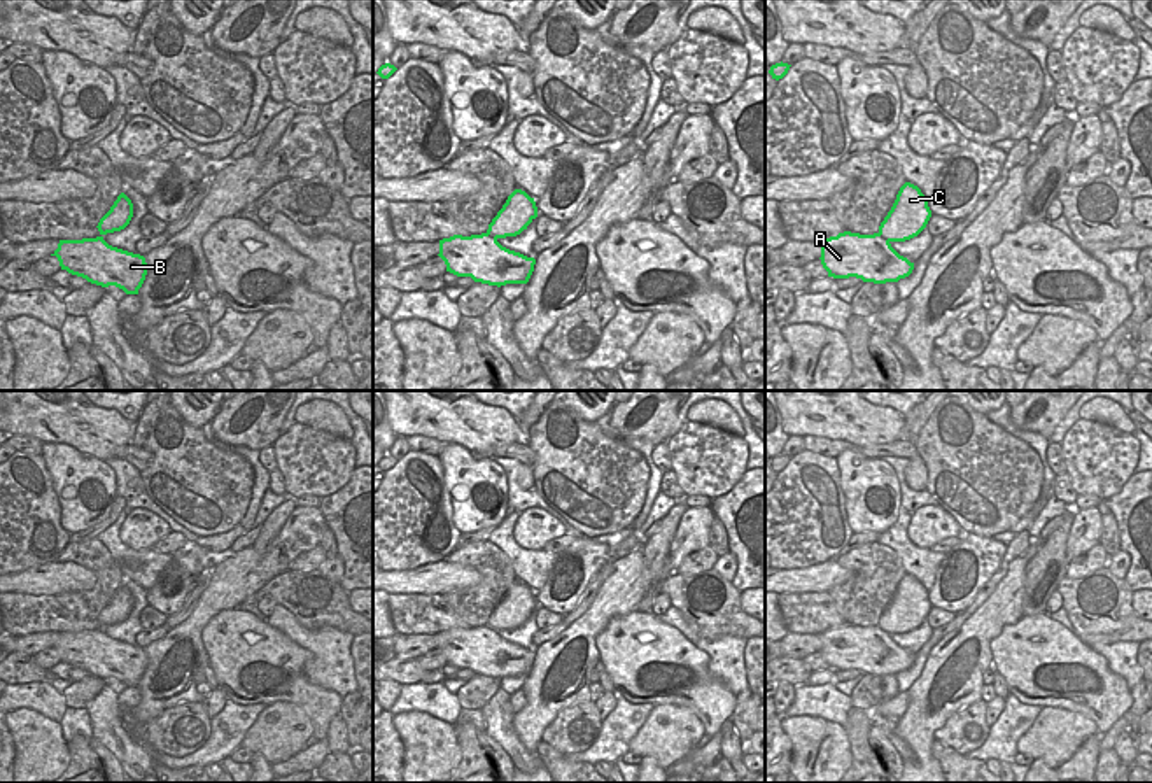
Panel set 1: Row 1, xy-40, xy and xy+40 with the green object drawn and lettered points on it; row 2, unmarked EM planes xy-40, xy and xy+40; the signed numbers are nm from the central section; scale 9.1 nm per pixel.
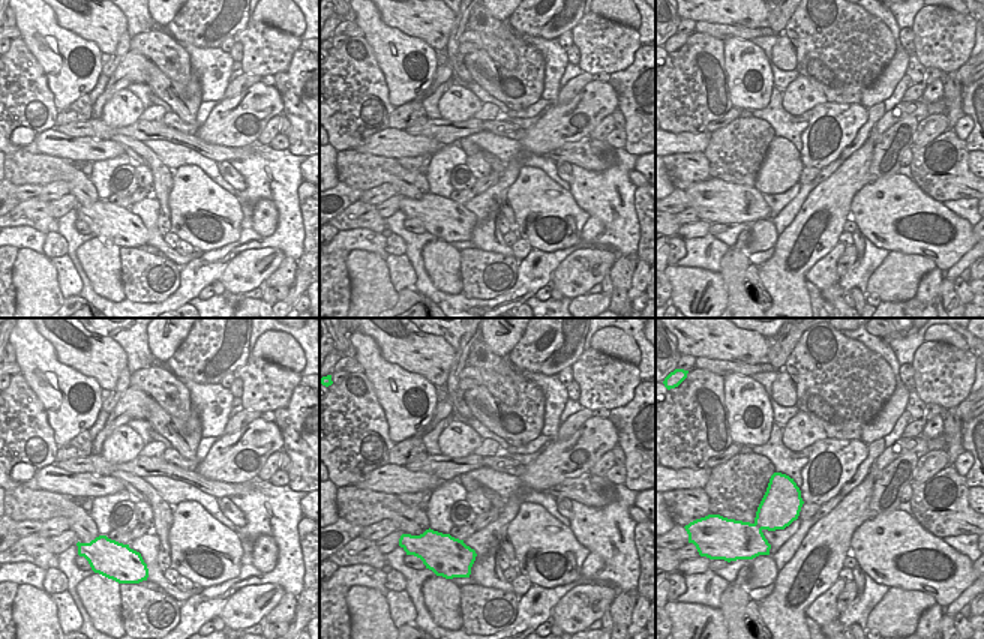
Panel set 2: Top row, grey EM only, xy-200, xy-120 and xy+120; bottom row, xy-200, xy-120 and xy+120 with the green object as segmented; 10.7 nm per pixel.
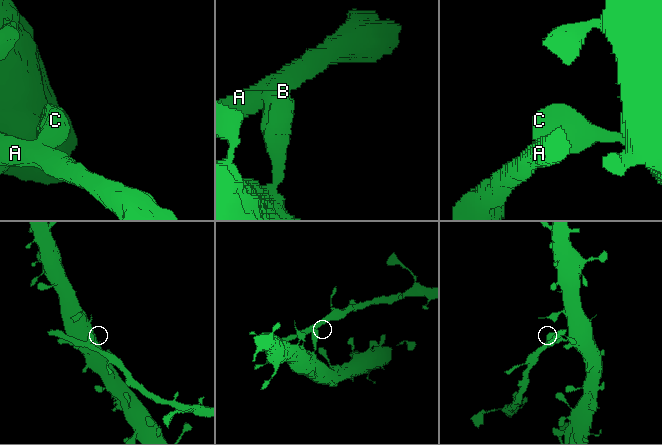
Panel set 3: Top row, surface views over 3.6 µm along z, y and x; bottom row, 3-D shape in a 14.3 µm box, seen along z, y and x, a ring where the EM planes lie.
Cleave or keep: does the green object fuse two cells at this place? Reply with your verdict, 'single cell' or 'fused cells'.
fused cells

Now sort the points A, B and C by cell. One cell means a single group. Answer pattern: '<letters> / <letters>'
A B / C

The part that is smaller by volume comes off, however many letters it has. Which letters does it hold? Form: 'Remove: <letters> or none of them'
Remove: A, B

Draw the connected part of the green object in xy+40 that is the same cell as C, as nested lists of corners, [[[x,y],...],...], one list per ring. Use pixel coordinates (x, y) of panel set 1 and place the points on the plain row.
[[[905,575],[896,592],[879,618],[879,627],[888,634],[905,634],[917,629],[928,617],[931,603],[921,582]]]

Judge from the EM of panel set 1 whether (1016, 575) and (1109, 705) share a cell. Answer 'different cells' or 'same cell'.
different cells

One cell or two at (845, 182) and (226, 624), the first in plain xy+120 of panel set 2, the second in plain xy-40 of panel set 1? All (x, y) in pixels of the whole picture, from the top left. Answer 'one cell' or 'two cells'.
two cells

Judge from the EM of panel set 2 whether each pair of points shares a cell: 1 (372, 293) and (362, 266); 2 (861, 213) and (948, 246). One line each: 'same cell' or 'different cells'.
1: same cell
2: same cell

